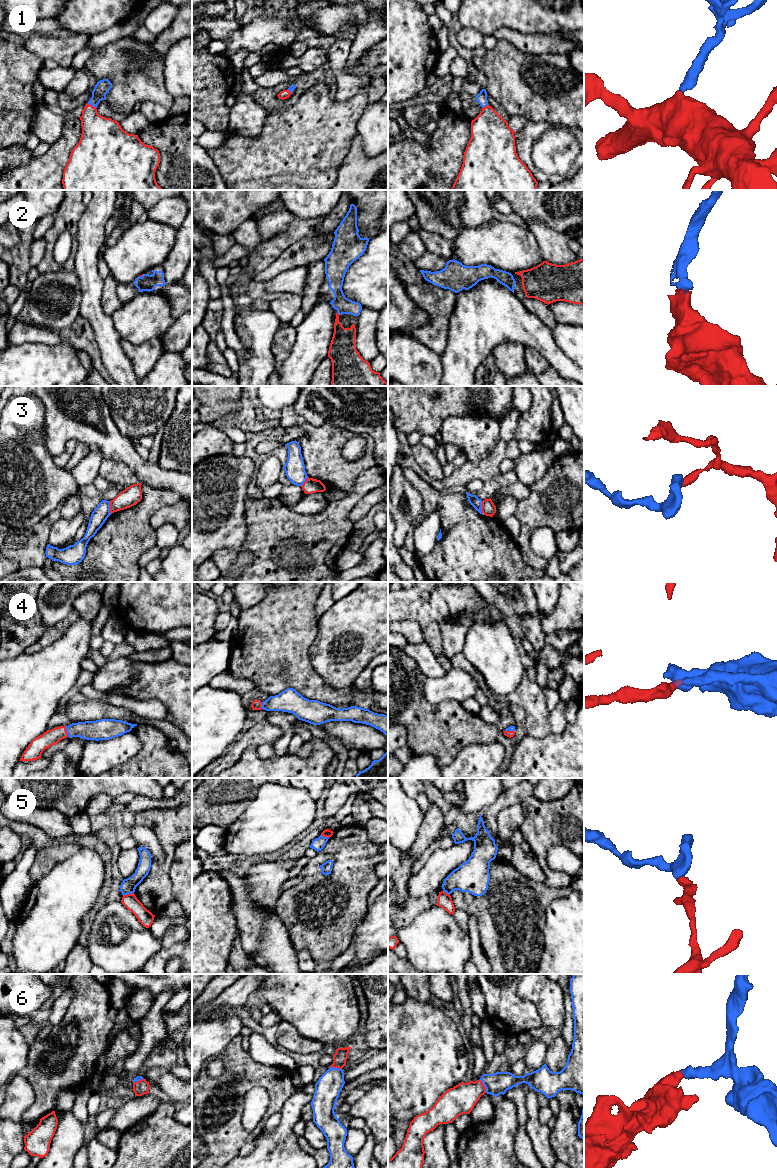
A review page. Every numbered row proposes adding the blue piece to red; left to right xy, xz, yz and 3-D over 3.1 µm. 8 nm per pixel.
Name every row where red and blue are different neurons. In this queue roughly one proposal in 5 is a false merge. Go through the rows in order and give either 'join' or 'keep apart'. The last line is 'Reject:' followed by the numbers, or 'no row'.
1: join
2: join
3: keep apart
4: join
5: keep apart
6: join
Reject: 3, 5

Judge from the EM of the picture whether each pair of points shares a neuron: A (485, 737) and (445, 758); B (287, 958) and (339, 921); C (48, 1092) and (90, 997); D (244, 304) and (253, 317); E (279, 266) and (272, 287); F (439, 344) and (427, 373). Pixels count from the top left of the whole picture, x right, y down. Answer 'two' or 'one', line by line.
A: one
B: two
C: one
D: one
E: two
F: two

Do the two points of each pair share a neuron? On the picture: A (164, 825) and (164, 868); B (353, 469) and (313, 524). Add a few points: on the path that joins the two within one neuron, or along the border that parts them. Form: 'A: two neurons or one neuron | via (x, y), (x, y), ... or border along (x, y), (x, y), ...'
A: one neuron | via (169, 836), (169, 857)
B: two neurons | border along (361, 472), (355, 479), (354, 485), (347, 492)

